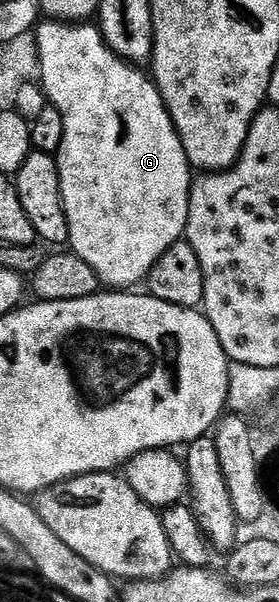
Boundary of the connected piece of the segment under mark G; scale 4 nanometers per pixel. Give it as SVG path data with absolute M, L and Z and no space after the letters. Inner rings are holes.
M45 20L36 27L37 55L39 56L39 85L45 92L48 105L53 106L63 116L63 144L55 155L59 168L61 199L69 225L68 249L87 260L94 272L101 277L102 283L109 288L133 288L136 282L144 283L149 269L157 263L159 256L171 248L171 244L182 241L185 236L187 212L189 211L189 188L191 185L191 167L183 144L177 135L175 124L167 112L161 93L148 73L140 74L136 65L130 64L117 55L105 42L100 29L91 24L74 24L72 21Z

